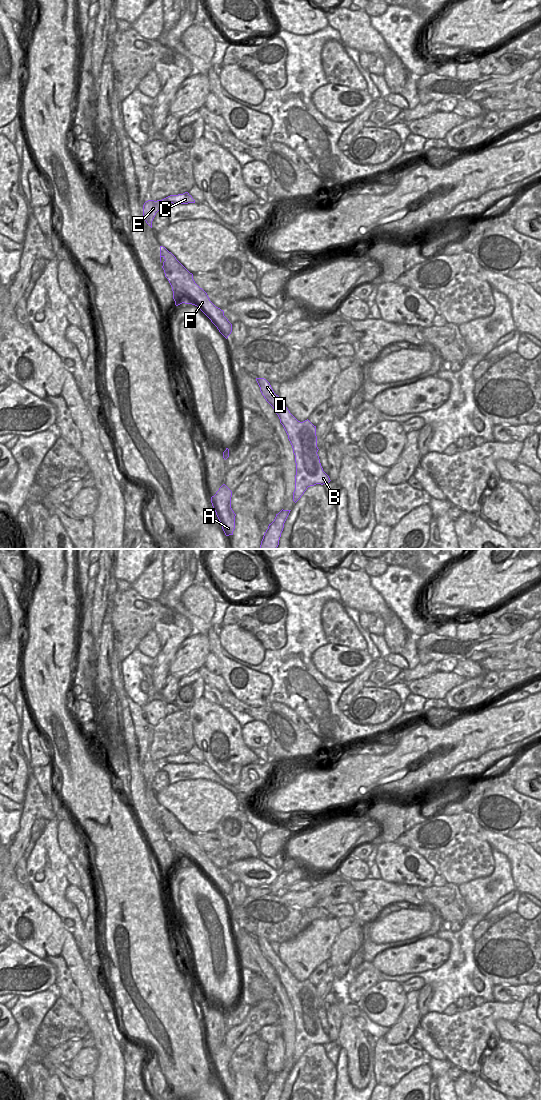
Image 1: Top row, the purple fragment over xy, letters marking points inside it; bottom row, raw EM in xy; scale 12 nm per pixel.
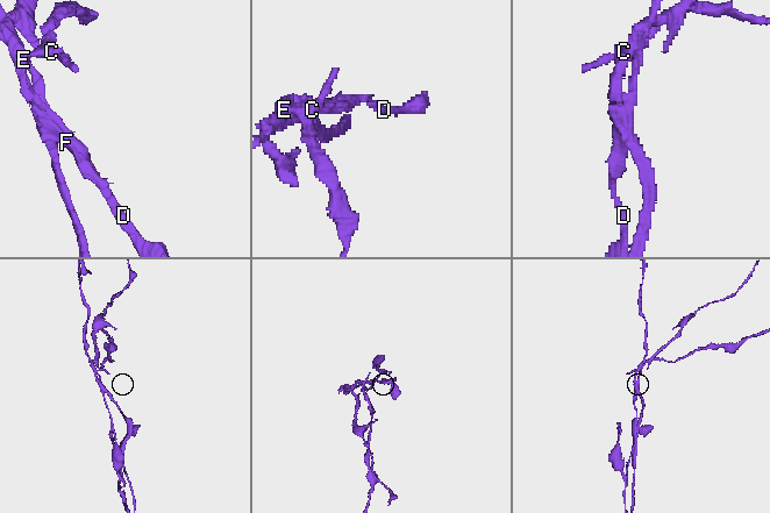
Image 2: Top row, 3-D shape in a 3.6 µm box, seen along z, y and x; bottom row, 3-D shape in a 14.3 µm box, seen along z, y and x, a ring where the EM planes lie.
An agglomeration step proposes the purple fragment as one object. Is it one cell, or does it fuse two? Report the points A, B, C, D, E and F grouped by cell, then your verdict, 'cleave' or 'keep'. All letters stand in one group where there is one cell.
groups A B D E F / C; cleave

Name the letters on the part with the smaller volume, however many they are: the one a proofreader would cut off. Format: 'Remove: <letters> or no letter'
Remove: C

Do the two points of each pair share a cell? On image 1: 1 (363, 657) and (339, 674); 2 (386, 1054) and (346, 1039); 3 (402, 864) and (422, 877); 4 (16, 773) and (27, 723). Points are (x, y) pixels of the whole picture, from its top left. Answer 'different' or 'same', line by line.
1: same
2: different
3: same
4: different

